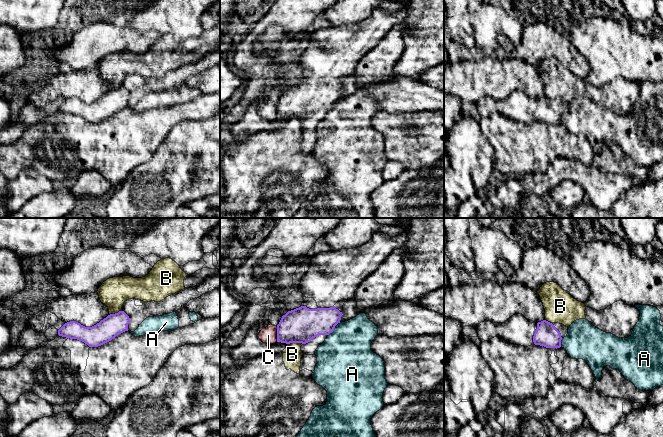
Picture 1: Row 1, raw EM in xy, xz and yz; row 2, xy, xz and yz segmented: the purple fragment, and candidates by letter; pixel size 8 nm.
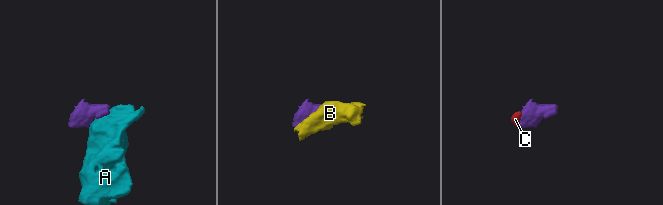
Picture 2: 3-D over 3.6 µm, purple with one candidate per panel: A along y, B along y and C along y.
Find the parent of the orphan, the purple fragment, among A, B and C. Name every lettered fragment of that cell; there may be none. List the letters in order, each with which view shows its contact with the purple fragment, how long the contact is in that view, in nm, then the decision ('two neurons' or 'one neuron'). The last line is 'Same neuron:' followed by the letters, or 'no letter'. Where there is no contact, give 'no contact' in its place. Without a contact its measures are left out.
A: xz | 150 nm | two neurons
B: xz | 130 nm | two neurons
C: xz | 130 nm | two neurons
Same neuron: no letter

